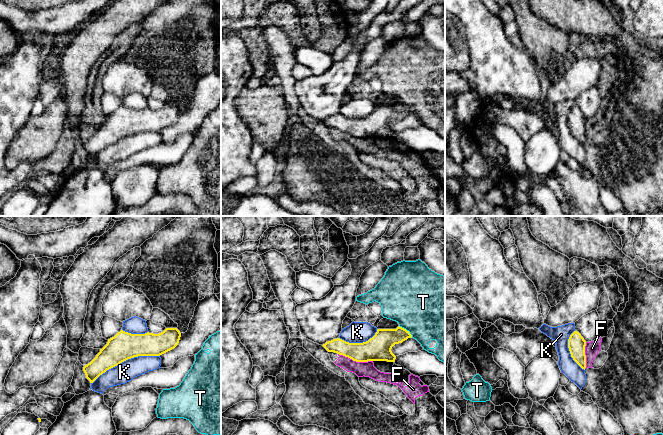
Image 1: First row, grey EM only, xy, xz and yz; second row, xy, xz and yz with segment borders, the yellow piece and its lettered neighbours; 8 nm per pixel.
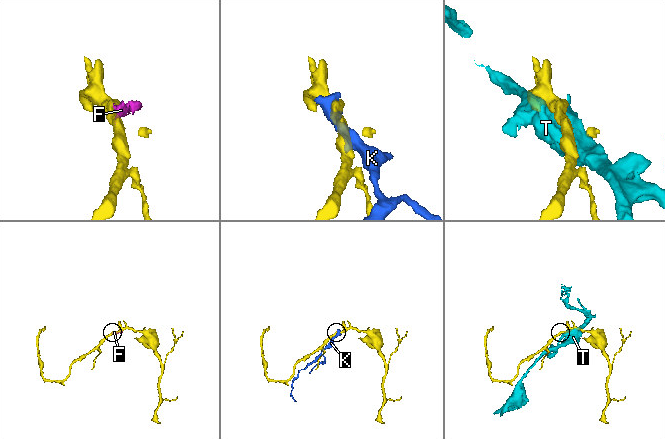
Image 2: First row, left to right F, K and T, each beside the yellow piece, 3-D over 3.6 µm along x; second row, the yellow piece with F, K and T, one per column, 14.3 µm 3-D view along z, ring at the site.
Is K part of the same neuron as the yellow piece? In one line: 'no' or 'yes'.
no

